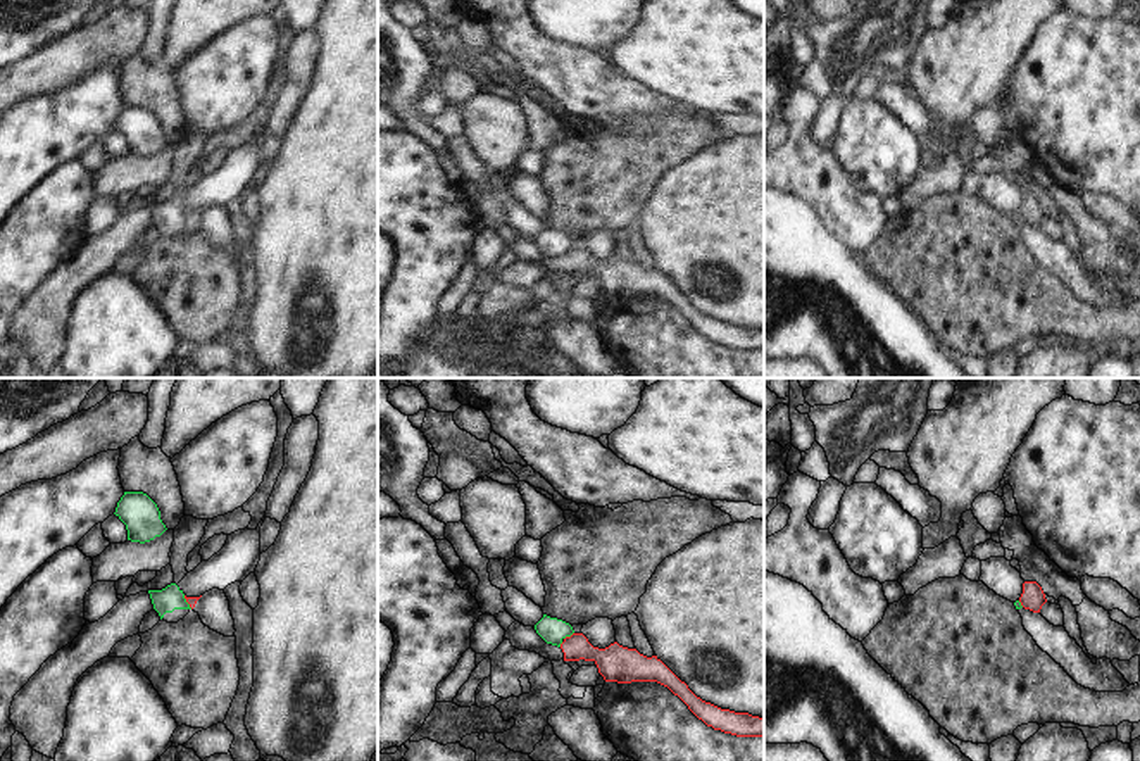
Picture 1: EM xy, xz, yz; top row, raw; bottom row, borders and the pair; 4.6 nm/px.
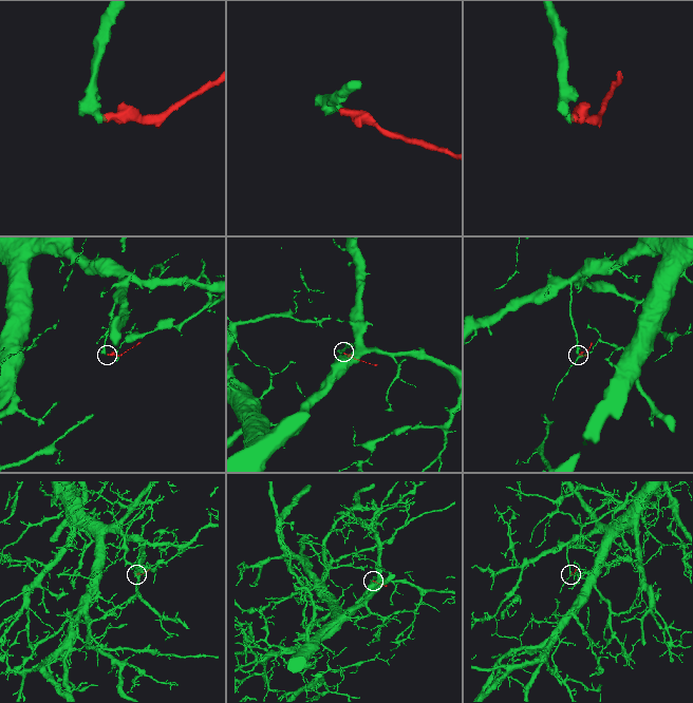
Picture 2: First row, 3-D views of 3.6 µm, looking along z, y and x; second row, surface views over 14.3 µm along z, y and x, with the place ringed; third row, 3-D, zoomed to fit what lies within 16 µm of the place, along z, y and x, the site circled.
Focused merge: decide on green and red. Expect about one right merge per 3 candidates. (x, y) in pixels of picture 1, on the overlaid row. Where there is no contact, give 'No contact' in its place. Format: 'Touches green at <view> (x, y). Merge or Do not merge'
Touches green at xz (568, 635). Do not merge

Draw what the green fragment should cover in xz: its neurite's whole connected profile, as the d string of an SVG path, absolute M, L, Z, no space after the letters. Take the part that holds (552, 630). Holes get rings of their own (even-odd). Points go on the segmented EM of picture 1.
M543 614L543 618L535 625L536 633L552 645L561 647L566 637L574 633L573 626L562 619L550 618Z

